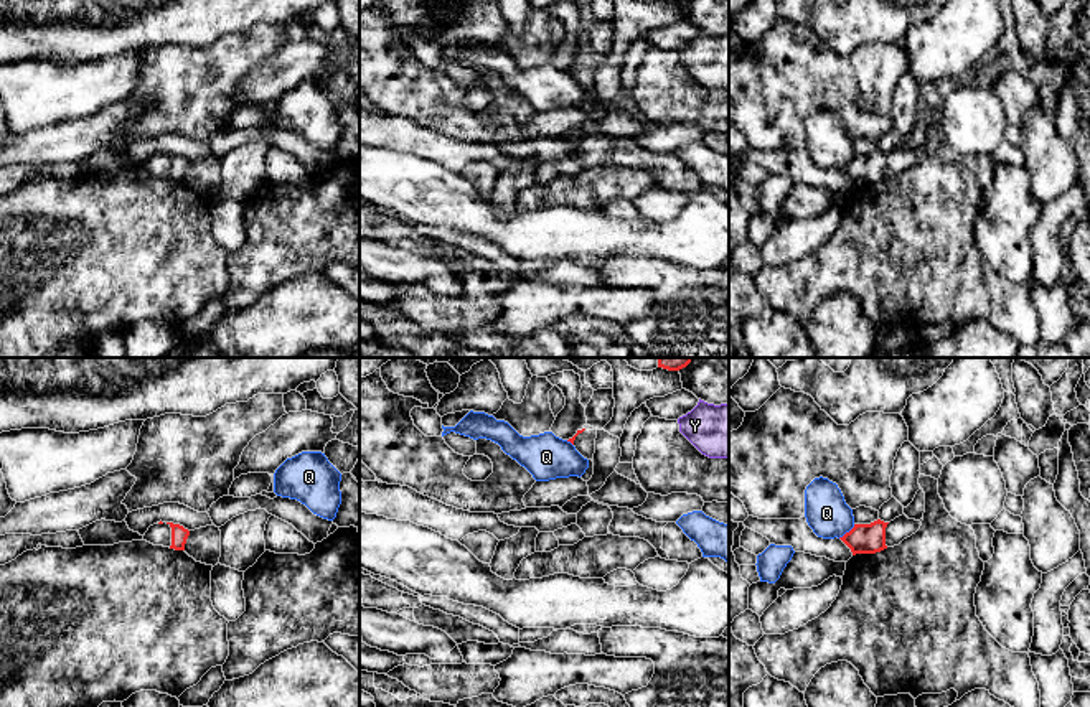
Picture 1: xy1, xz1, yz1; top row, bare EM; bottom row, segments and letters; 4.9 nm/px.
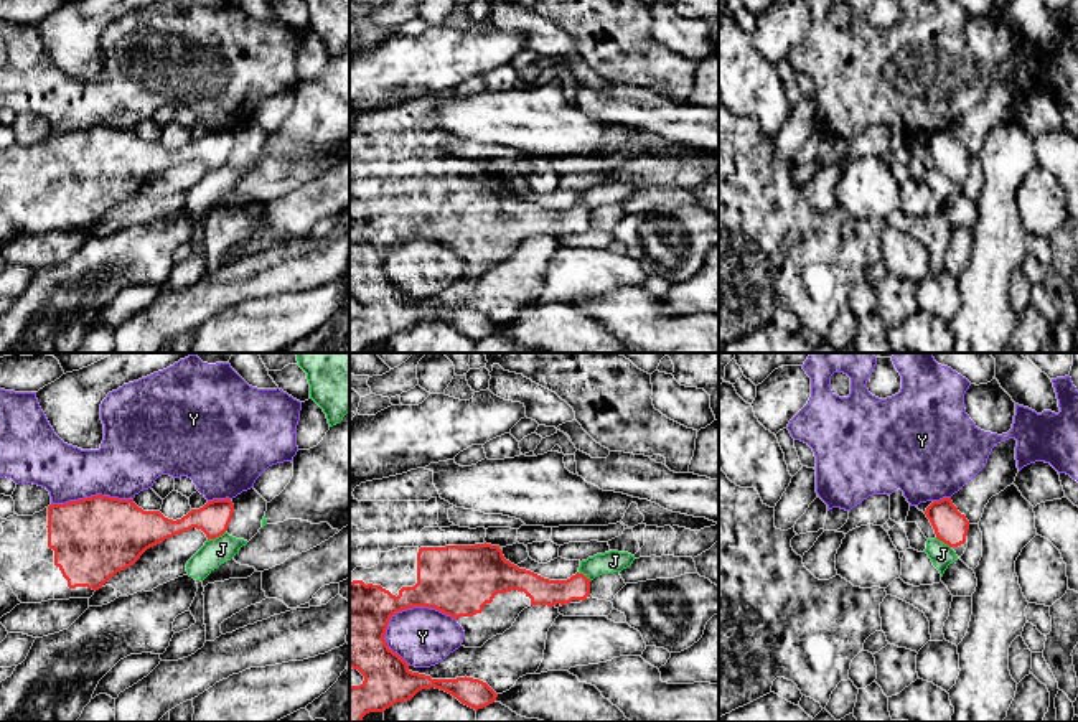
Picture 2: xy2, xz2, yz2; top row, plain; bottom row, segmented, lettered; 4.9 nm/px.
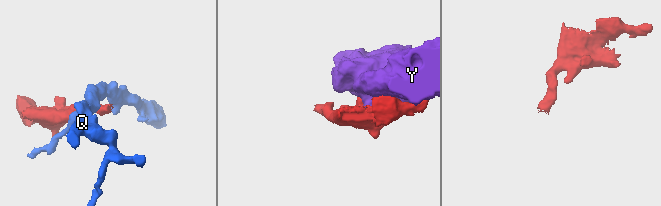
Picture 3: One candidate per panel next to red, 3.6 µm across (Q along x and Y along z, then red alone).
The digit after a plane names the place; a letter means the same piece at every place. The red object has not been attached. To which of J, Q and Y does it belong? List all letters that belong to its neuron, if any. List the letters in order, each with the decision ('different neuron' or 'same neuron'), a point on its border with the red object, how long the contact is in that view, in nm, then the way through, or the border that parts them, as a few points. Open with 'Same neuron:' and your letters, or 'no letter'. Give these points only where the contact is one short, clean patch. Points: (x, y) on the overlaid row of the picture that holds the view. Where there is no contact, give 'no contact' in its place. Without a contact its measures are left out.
Same neuron: no letter
J: different neuron | xy2 (216, 536) | 100 nm | along xy2 (224, 531), (208, 541)
Q: different neuron | yz1 (846, 533) | 110 nm
Y: different neuron | xz2 (412, 607) | 380 nm

